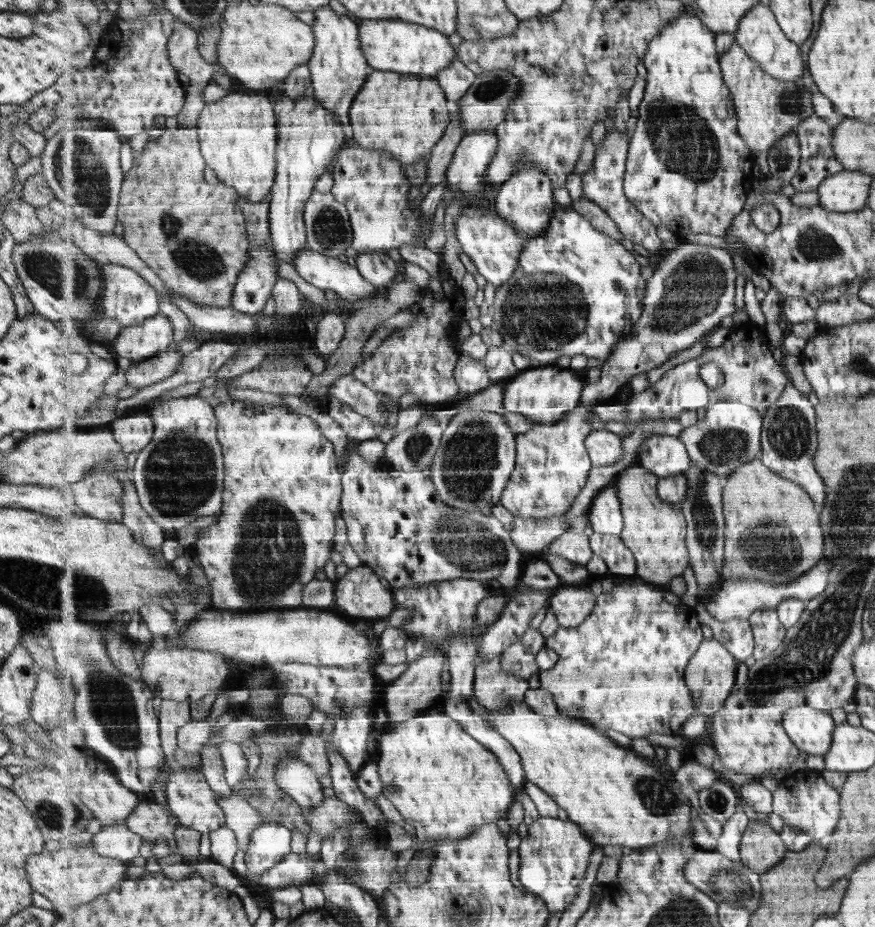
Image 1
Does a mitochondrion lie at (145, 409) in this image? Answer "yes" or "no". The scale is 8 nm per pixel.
no

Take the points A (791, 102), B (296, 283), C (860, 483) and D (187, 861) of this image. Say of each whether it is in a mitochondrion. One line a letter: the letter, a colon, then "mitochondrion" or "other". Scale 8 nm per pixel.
A: mitochondrion
B: other
C: mitochondrion
D: other

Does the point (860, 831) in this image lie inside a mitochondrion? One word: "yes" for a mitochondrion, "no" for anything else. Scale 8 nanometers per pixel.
no

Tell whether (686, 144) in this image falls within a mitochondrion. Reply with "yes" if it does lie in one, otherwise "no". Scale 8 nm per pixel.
yes

